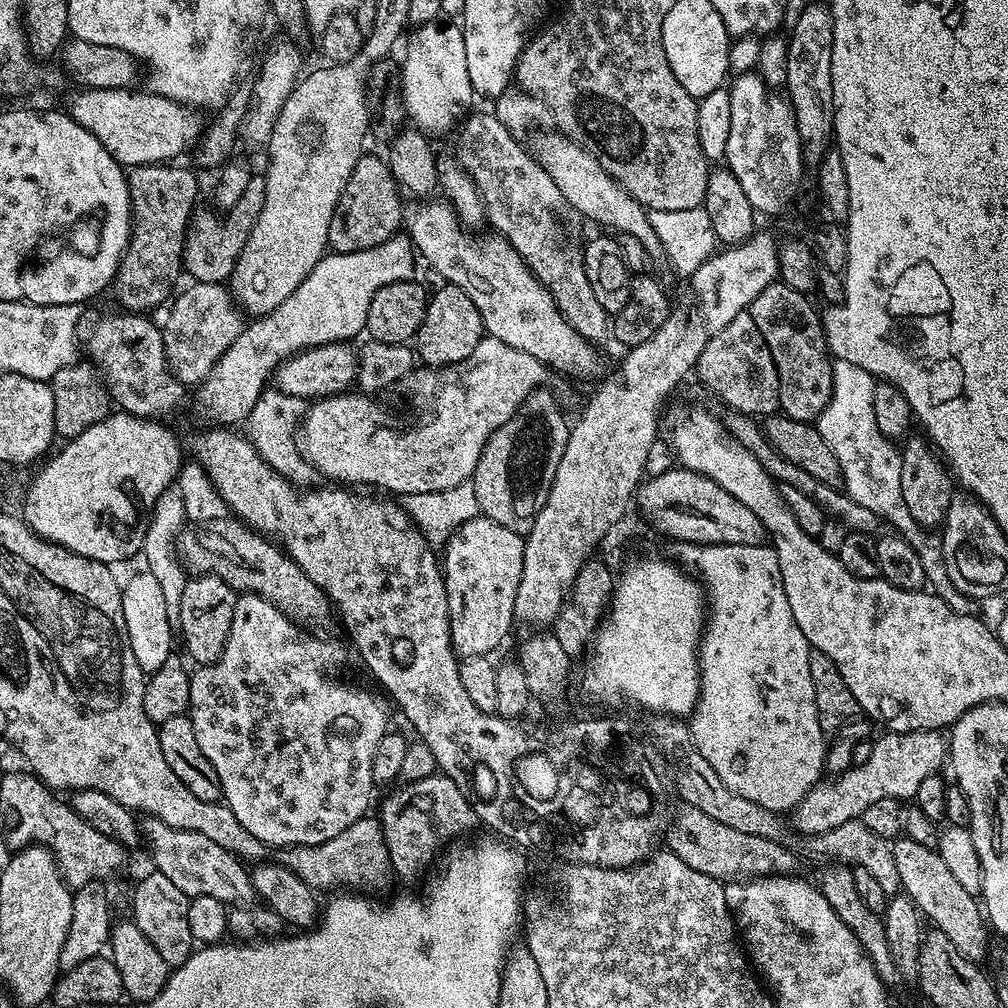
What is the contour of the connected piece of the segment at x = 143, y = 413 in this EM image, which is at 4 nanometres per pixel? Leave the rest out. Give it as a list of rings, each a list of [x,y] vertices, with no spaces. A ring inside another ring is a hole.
[[[125,311],[124,316],[104,316],[88,336],[88,356],[104,377],[108,394],[119,411],[147,420],[172,416],[184,404],[186,388],[168,368],[163,331],[147,315]]]

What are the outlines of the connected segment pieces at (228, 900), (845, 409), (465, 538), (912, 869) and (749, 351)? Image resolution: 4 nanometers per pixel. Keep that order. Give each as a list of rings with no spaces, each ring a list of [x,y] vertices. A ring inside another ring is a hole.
[[[155,818],[145,819],[142,824],[142,836],[148,839],[148,848],[152,851],[155,871],[166,874],[182,894],[189,898],[198,895],[220,899],[227,906],[251,901],[254,896],[252,877],[249,869],[218,842],[206,838],[206,834],[198,834],[190,830],[171,828]]]
[[[833,359],[832,361],[832,397],[815,420],[814,425],[834,452],[844,476],[843,491],[847,492],[854,502],[866,506],[866,510],[874,510],[881,521],[889,520],[891,527],[906,537],[916,547],[918,558],[922,558],[922,570],[927,587],[954,614],[973,615],[973,597],[962,594],[954,586],[948,576],[948,565],[944,563],[944,552],[940,548],[940,536],[921,528],[906,508],[902,498],[902,462],[901,449],[893,441],[887,440],[878,430],[878,422],[874,420],[874,386],[877,381],[862,366],[854,366],[854,362]]]
[[[478,514],[443,545],[442,569],[449,599],[452,651],[457,657],[487,657],[507,638],[516,615],[518,582],[522,582],[524,541],[521,533]]]
[[[900,838],[891,845],[894,863],[898,868],[898,878],[903,895],[912,900],[923,919],[932,923],[937,932],[946,934],[950,942],[968,960],[983,961],[988,952],[988,936],[990,928],[986,923],[985,913],[978,903],[977,897],[971,896],[950,874],[946,862],[942,862],[936,848],[927,848],[921,842]]]
[[[751,311],[738,314],[728,325],[722,326],[718,334],[706,342],[702,354],[698,358],[694,369],[695,375],[700,375],[700,380],[721,400],[732,407],[733,413],[753,418],[767,418],[780,412],[780,383],[778,370],[774,366],[774,354],[770,354],[770,346],[766,346],[766,338],[762,338],[762,330],[758,330]]]

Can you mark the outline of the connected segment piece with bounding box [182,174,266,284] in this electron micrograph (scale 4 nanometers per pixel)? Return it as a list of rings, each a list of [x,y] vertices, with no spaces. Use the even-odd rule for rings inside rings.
[[[253,175],[250,186],[246,186],[246,194],[233,208],[227,209],[228,221],[223,224],[217,213],[200,212],[195,213],[191,221],[188,234],[184,238],[184,255],[182,257],[182,268],[193,277],[195,283],[224,284],[231,281],[232,271],[240,257],[242,246],[246,246],[246,238],[250,230],[254,230],[254,222],[258,222],[258,214],[262,214],[262,202],[266,194],[266,182],[263,175]]]

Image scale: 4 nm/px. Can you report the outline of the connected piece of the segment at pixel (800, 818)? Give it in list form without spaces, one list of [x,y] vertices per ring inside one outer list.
[[[885,731],[884,736],[875,737],[872,753],[866,762],[850,767],[848,771],[839,773],[835,777],[833,784],[821,782],[815,784],[809,792],[802,798],[802,802],[796,805],[791,813],[790,824],[796,828],[801,837],[822,834],[824,831],[834,830],[844,822],[851,819],[861,819],[864,812],[874,802],[879,802],[881,798],[894,798],[901,802],[906,798],[915,797],[919,784],[931,776],[937,775],[941,771],[940,767],[945,767],[946,757],[949,755],[948,740],[939,731],[935,732],[889,732]]]

